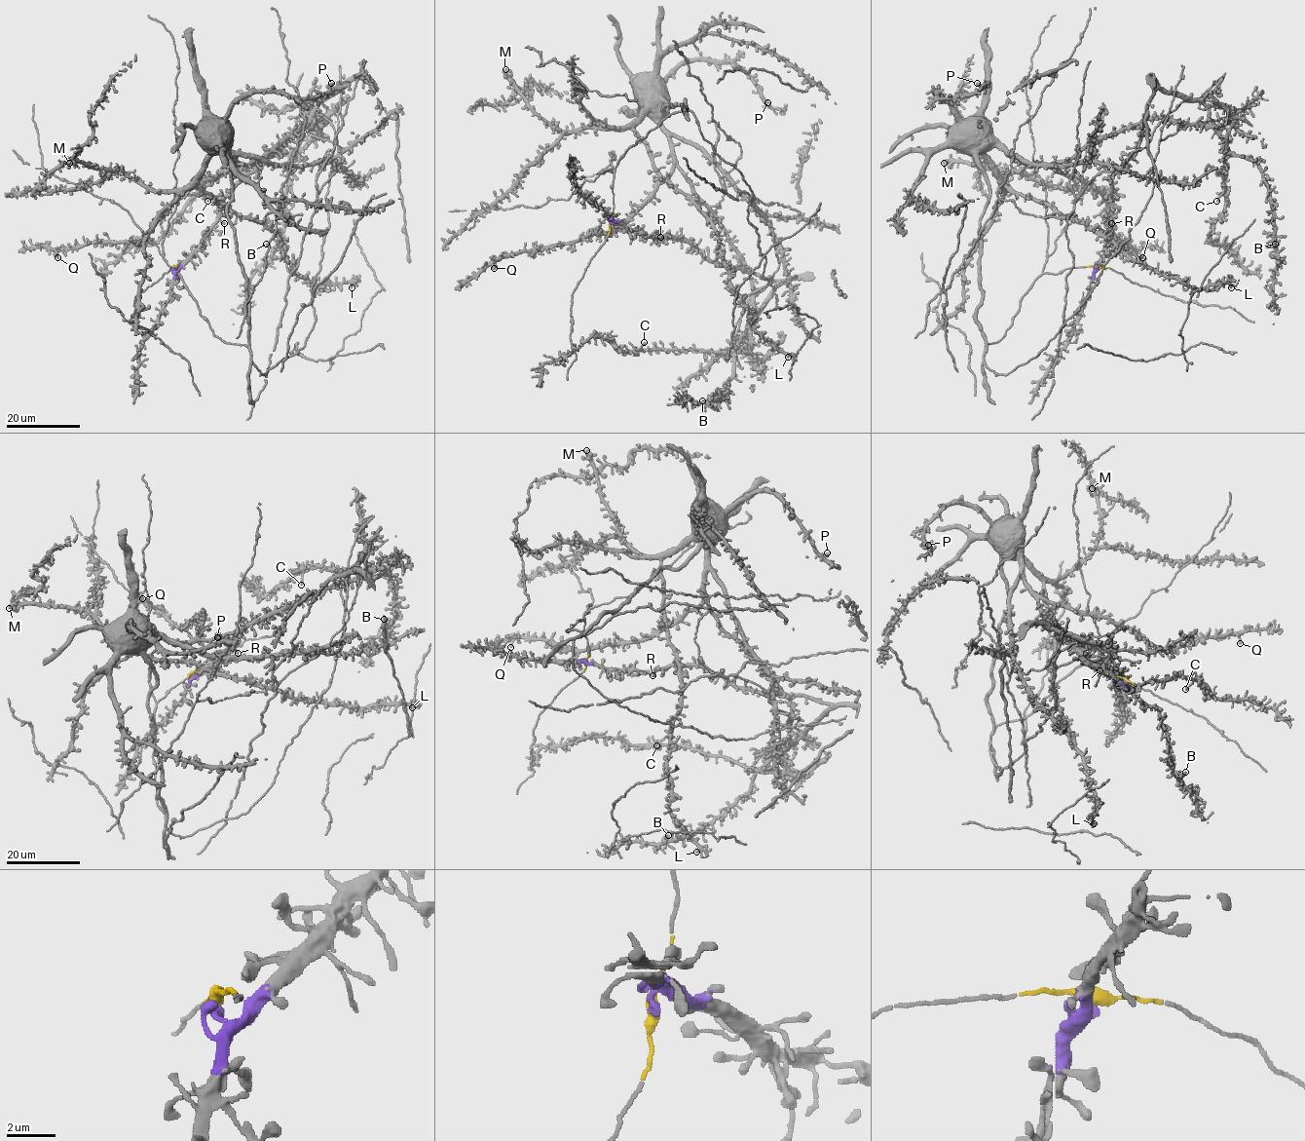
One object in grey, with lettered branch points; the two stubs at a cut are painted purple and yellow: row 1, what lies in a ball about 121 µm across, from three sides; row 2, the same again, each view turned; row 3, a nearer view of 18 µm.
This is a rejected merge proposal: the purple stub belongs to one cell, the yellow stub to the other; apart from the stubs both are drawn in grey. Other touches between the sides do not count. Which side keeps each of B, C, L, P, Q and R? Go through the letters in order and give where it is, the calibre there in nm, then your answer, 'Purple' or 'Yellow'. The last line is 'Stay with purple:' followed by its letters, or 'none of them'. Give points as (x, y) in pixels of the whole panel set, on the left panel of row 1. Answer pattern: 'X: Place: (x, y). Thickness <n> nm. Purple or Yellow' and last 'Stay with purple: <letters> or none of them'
B: Place: (266, 244). Thickness 360 nm. Purple
C: Place: (207, 201). Thickness 360 nm. Purple
L: Place: (352, 287). Thickness 280 nm. Yellow
P: Place: (331, 83). Thickness 500 nm. Yellow
Q: Place: (57, 257). Thickness 360 nm. Yellow
R: Place: (224, 223). Thickness 300 nm. Purple
Stay with purple: B, C, R

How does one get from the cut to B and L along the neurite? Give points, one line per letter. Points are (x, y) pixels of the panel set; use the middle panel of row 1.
B: (611, 222), (652, 237), (682, 237), (713, 261), (776, 283), (734, 351), (733, 371), (723, 398), (702, 401)
L: (611, 222), (615, 167), (685, 101), (668, 115), (656, 100), (633, 131), (711, 222), (750, 323), (788, 357)

